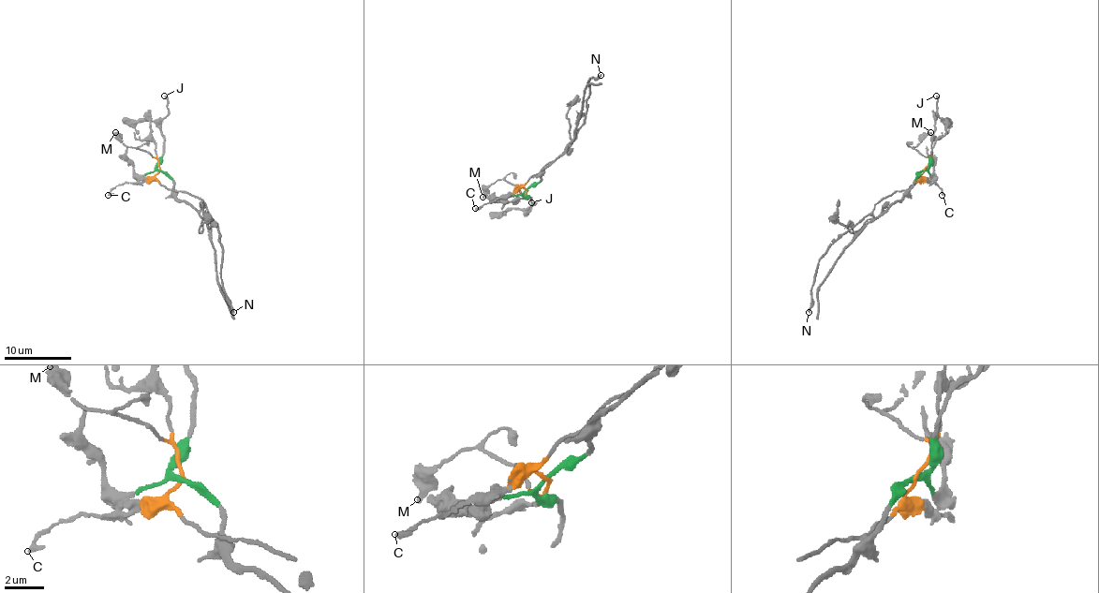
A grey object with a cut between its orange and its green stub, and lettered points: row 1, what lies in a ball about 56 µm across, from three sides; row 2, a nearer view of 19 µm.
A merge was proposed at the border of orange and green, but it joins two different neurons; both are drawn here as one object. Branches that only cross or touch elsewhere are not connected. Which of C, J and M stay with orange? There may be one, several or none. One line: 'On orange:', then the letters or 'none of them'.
On orange: C, M

